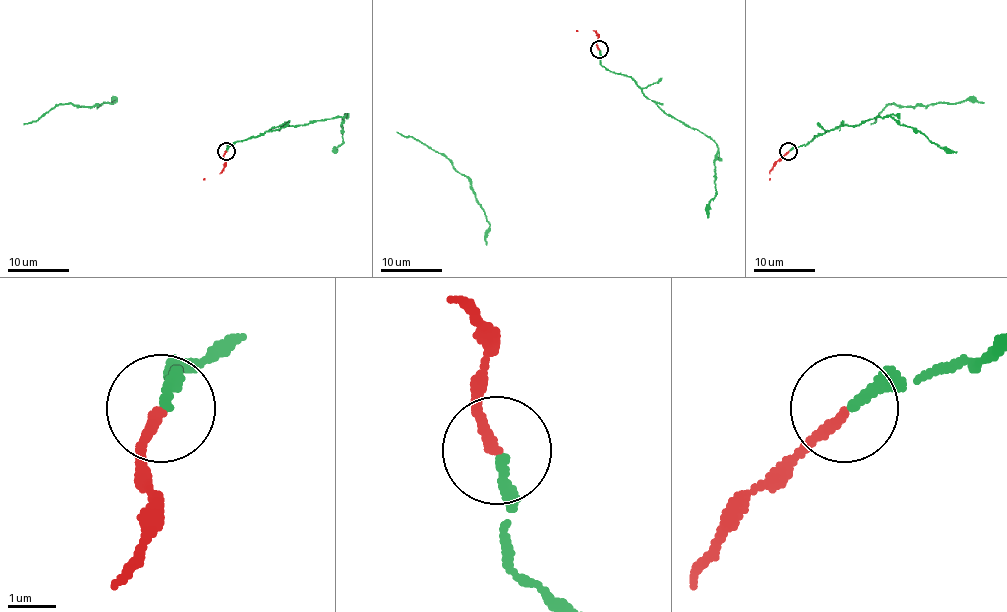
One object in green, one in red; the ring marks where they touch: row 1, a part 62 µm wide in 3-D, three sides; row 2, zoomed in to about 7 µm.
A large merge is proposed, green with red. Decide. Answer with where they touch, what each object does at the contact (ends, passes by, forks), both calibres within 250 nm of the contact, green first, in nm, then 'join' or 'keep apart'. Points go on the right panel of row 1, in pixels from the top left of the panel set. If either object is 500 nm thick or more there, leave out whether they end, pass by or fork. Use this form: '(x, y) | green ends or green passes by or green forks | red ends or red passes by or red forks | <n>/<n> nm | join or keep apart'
(788, 151) | green ends | red ends | 240/220 nm | join

